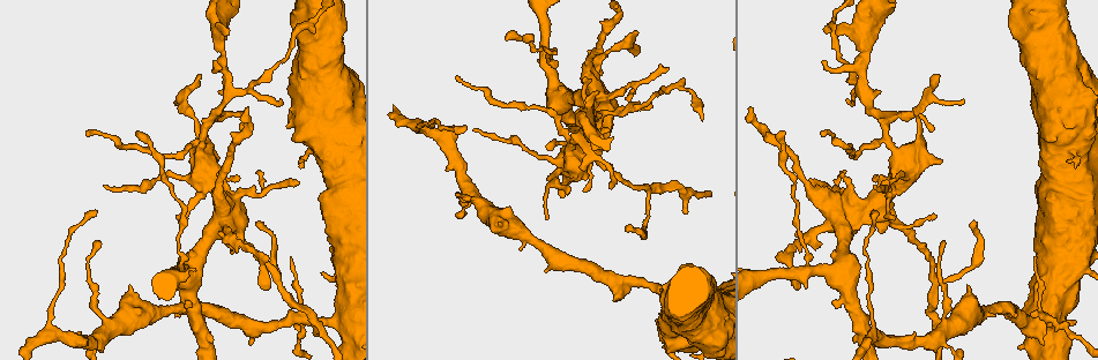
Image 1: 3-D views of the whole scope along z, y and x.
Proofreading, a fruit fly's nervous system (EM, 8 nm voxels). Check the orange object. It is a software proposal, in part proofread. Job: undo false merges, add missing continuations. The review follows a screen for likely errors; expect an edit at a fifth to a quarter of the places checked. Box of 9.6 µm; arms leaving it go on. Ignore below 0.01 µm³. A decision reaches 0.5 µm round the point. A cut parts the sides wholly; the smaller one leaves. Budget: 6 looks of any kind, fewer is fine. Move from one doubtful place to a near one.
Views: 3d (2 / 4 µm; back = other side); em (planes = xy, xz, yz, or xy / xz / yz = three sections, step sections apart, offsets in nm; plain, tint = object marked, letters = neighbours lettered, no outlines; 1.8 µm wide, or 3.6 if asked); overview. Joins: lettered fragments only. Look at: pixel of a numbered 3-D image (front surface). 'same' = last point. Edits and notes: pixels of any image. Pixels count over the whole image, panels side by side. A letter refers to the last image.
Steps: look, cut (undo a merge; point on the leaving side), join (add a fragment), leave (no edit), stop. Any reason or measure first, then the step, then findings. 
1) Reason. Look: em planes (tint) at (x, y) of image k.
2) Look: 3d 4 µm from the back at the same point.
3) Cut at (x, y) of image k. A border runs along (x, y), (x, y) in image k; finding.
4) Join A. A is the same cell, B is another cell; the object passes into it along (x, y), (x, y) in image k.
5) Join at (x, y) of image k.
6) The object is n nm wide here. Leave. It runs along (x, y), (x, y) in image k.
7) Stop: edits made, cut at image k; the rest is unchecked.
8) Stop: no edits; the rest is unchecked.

Tapers out. Look: 3d 4 µm from the back at (682, 212) of image 1.

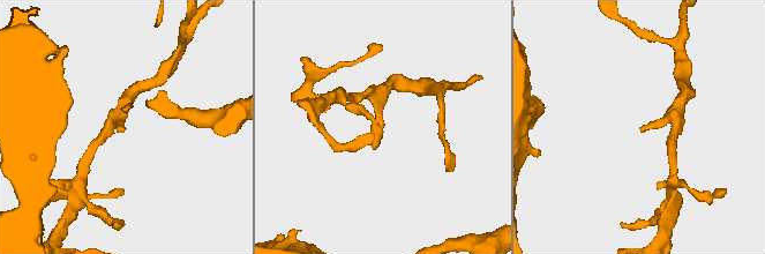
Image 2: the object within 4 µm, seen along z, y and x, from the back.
Shape alone is not enough. Look: em planes (letters) at (123, 129) of image 2.

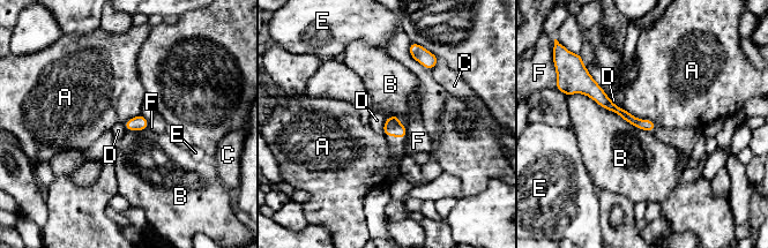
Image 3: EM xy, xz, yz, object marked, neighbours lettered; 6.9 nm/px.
Leave. A, B, C, D, E and F are other cells; it runs along (587, 91), (650, 127) in image 3; no lettered fragment goes on from it.

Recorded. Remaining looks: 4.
Thick turns thin. Look: em 3.6 µm planes (letters) at (843, 192) of image 1.

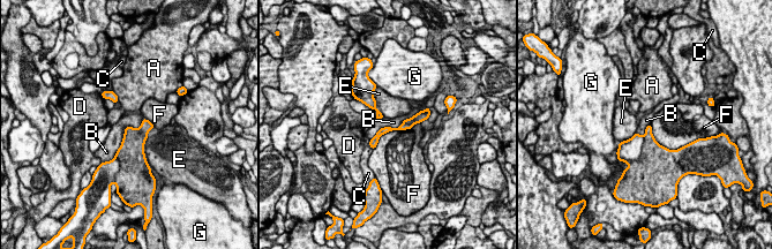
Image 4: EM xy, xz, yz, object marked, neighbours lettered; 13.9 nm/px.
The object is 100 nm wide here; the longest contact is with B, 800 nm. Cut at (656, 161) of image 4. A, B, C, D, E, F and G are other cells; two neurons meet here.

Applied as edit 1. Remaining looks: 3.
Look: em xy step 4 (tint) at (784, 131) of image 1.

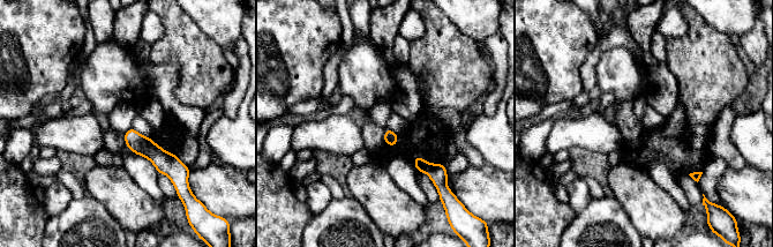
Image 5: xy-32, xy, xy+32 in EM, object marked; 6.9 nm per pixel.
Look: em planes (letters) at the same point.

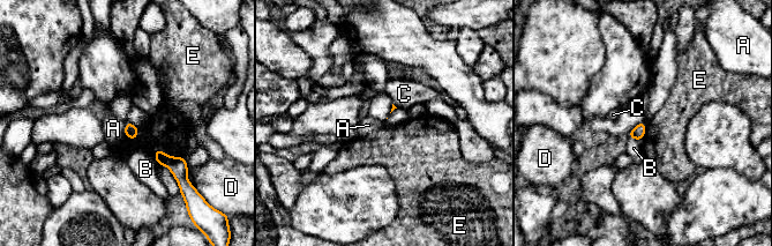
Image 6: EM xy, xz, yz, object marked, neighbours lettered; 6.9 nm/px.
Leave. A, B, C, D and E are other cells; a border runs along (126, 122), (124, 135) in image 6; no lettered fragment goes on from it.

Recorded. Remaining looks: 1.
Stop: edits made, cut at image 4; the rest is unchecked.

